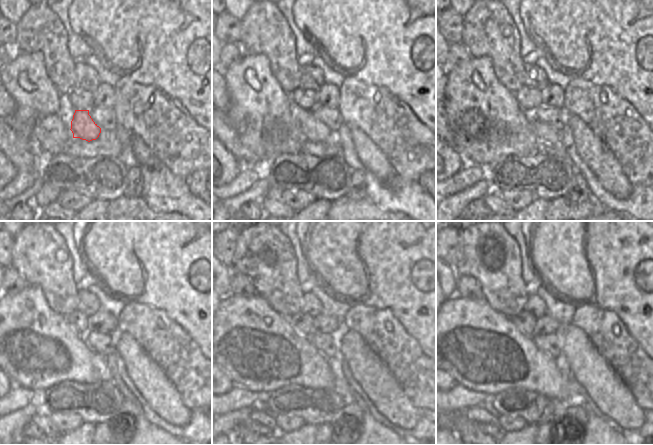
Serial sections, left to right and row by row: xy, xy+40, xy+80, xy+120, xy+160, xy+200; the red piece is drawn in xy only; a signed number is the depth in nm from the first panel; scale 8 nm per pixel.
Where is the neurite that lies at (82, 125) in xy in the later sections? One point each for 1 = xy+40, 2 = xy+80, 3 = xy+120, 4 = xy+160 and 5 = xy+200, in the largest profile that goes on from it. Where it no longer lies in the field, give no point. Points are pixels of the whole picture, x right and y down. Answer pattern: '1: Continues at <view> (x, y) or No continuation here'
1: Continues at xy+40 (314, 130)
2: Continues at xy+80 (546, 134)
3: Continues at xy+120 (106, 367)
4: Continues at xy+160 (340, 386)
5: Continues at xy+200 (594, 424)

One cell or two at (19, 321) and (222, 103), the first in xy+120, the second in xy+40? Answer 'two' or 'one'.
two

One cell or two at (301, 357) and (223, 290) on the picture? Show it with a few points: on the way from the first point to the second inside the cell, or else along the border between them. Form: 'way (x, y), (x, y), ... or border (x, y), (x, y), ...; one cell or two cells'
border (229, 290), (222, 296); two cells

